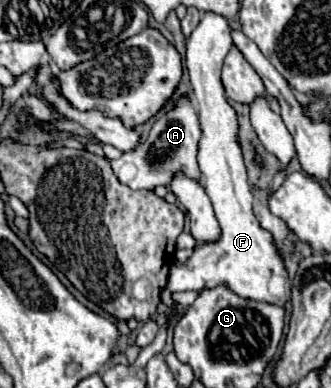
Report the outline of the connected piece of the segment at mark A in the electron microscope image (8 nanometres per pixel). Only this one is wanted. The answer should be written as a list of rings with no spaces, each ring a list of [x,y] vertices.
[[[182,95],[170,111],[160,111],[156,115],[156,121],[152,125],[148,139],[142,141],[138,149],[124,153],[120,159],[110,161],[110,165],[116,177],[130,189],[154,189],[158,185],[168,187],[170,177],[176,171],[184,171],[188,177],[200,179],[200,169],[196,163],[198,139],[200,139],[198,113],[194,109],[194,103],[190,101],[190,95]]]

